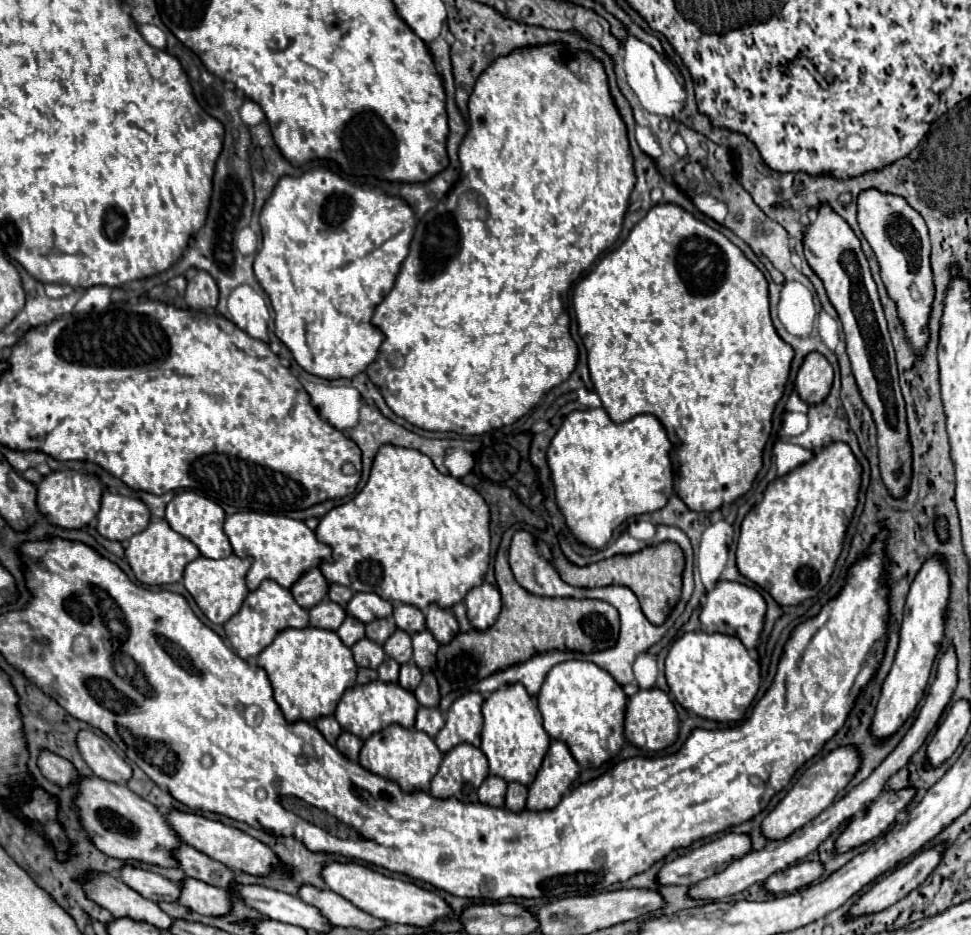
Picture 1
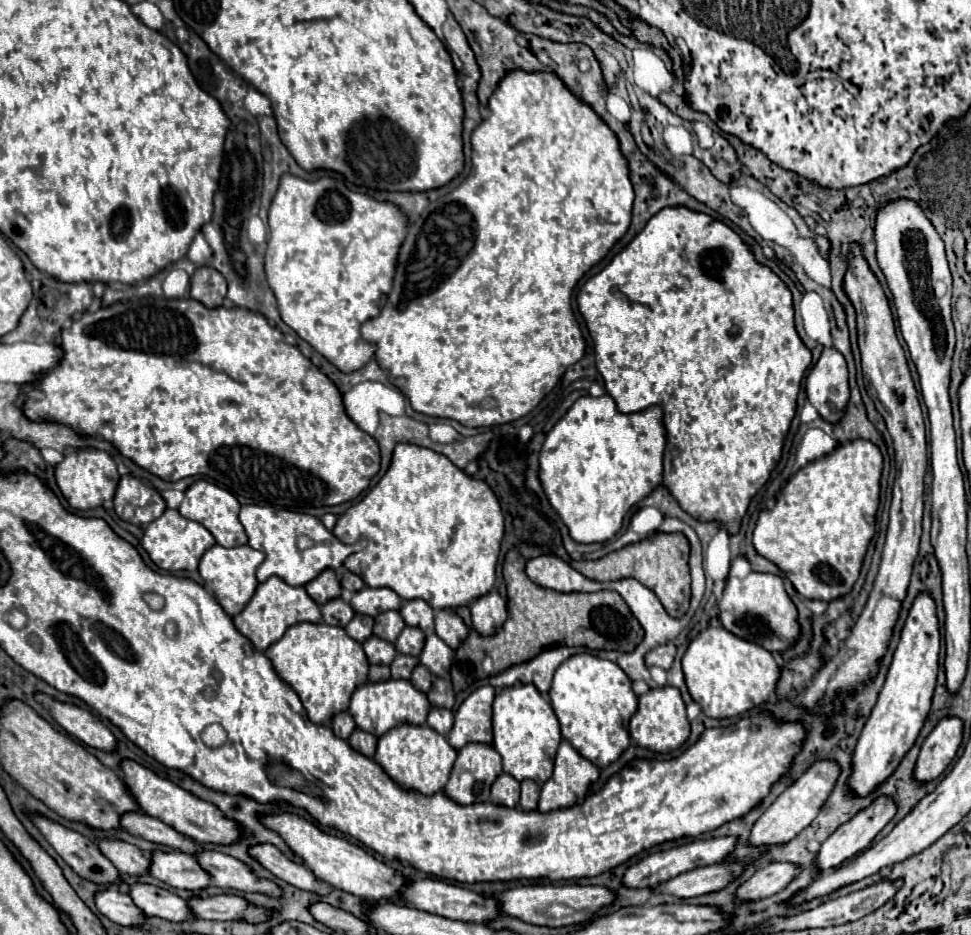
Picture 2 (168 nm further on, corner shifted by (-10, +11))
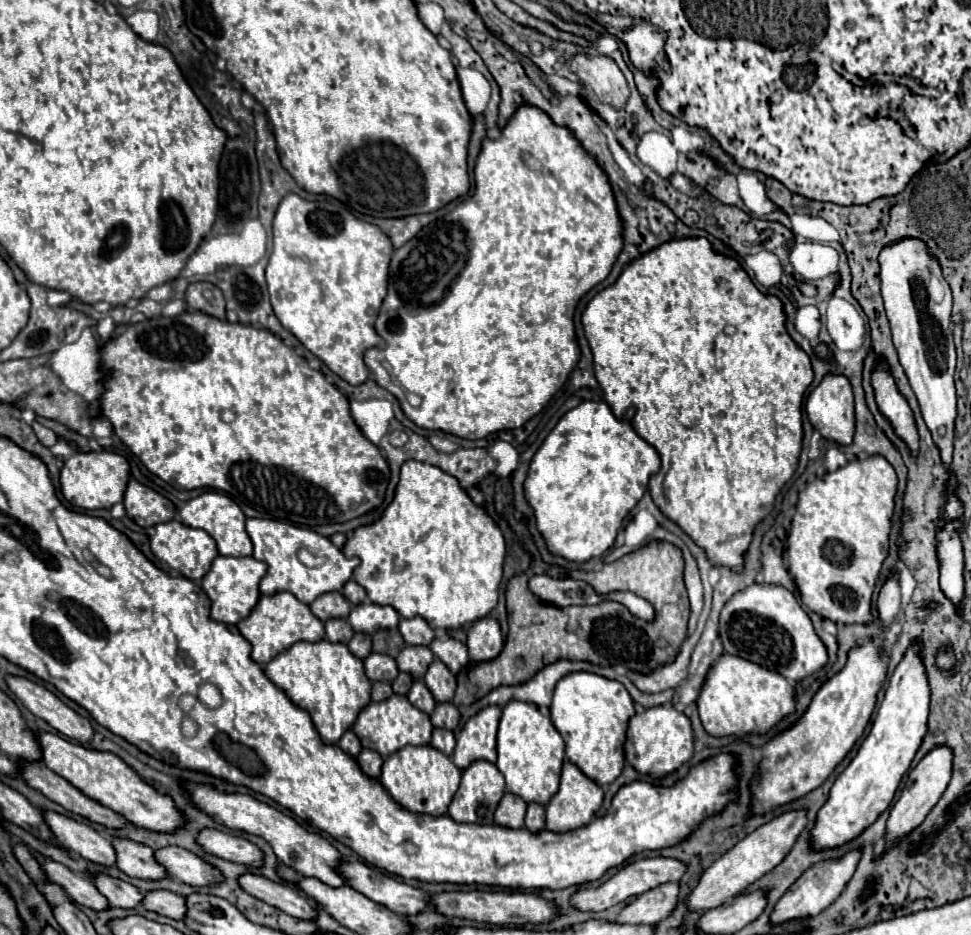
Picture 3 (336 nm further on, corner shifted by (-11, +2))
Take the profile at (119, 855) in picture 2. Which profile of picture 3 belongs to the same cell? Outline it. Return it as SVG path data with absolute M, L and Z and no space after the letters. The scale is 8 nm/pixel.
M44 812L44 818L46 824L52 828L60 846L100 866L108 866L108 868L116 866L116 852L108 838L100 836L90 826L70 820L56 812Z

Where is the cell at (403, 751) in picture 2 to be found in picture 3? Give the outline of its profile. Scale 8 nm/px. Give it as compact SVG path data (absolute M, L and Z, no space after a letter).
M404 746L398 752L384 758L380 782L390 792L390 796L406 810L440 816L448 812L448 804L458 790L460 770L450 756L438 752L434 746Z

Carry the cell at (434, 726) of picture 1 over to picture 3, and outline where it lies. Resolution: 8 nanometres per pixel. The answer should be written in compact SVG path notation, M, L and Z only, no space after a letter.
M434 728L432 732L432 742L430 742L434 748L438 748L442 754L446 756L452 756L452 750L454 750L454 734L450 730L444 730L444 728Z

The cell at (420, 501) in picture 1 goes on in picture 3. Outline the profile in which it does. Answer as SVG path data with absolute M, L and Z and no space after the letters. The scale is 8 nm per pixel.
M408 460L406 464L402 464L400 470L400 480L398 480L398 488L394 490L394 498L392 502L384 508L382 516L366 526L358 526L352 536L346 540L344 548L342 548L344 556L358 556L360 558L360 566L354 570L354 578L356 582L366 590L368 598L374 604L380 606L394 606L398 610L398 614L402 618L412 618L412 616L422 616L426 618L426 622L436 630L436 628L444 628L444 630L452 630L452 628L464 628L468 626L468 622L476 622L484 616L488 616L492 612L492 608L498 602L500 588L500 580L502 580L502 564L504 564L504 554L506 554L506 544L504 544L504 536L498 528L498 524L492 520L492 516L478 504L472 502L472 498L466 494L466 490L458 484L458 480L454 480L454 476L442 472L438 466L432 464L422 464L418 460Z

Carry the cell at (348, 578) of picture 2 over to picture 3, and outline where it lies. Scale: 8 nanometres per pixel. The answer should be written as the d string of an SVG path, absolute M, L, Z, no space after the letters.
M348 580L348 582L346 582L342 594L348 598L348 602L350 602L352 606L362 604L362 602L368 602L368 594L366 594L366 590L364 590L358 582L354 582L354 580Z

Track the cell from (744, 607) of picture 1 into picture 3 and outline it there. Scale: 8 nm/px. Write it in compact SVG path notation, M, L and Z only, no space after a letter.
M752 584L736 592L722 608L720 638L726 654L756 662L788 680L802 680L820 670L828 660L826 648L816 636L808 614L788 588L776 584Z

